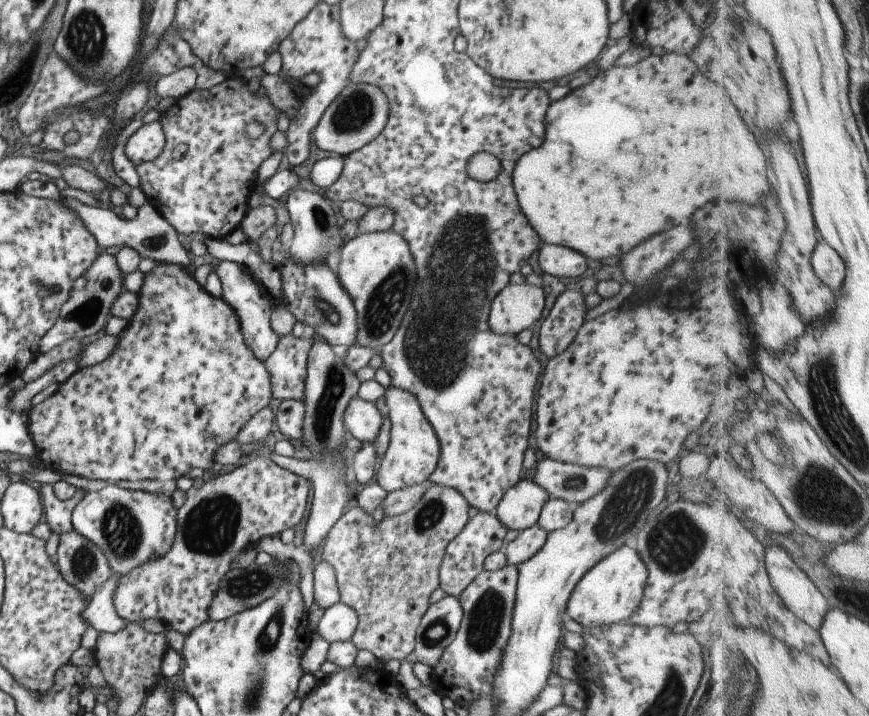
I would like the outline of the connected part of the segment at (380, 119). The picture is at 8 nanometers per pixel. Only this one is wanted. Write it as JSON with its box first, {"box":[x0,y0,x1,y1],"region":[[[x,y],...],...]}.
{"box":[311,83,388,154],"region":[[[351,83],[324,111],[311,138],[314,139],[316,147],[324,152],[350,154],[368,142],[372,142],[384,130],[388,112],[388,98],[378,86],[368,83]]]}

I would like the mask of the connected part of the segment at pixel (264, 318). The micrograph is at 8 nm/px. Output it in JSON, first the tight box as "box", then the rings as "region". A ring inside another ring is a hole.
{"box":[216,261,280,362],"region":[[[219,261],[216,265],[216,274],[219,276],[222,285],[221,299],[225,300],[235,310],[246,346],[254,352],[254,356],[260,362],[266,362],[276,350],[279,340],[278,334],[274,332],[274,328],[270,324],[270,314],[280,301],[275,300],[270,295],[264,296],[251,271],[243,266],[238,266],[238,264],[230,261]]]}

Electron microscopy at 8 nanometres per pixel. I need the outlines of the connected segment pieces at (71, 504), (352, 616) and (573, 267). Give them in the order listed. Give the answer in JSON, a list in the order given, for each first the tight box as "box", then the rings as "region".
[{"box":[37,484,88,535],"region":[[[39,484],[37,489],[40,491],[43,502],[43,521],[48,523],[51,532],[56,532],[56,534],[60,535],[72,532],[72,512],[88,490],[78,488],[76,496],[72,496],[70,500],[63,501],[56,498],[53,484]]]},{"box":[316,601,359,645],"region":[[[338,601],[323,610],[316,633],[330,645],[350,640],[356,632],[359,616],[350,606]]]},{"box":[538,244,586,278],"region":[[[544,244],[538,256],[542,272],[561,278],[576,278],[586,272],[586,258],[570,248]]]}]

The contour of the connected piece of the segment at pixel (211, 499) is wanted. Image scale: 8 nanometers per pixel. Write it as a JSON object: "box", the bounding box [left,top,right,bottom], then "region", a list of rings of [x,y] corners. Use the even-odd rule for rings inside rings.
{"box":[113,457,308,636],"region":[[[257,457],[231,472],[190,488],[186,492],[184,504],[178,509],[177,531],[170,552],[166,556],[140,564],[119,579],[113,596],[118,616],[128,622],[162,620],[170,628],[188,636],[194,628],[210,619],[208,608],[220,588],[222,578],[229,574],[234,558],[242,550],[254,547],[264,536],[278,536],[284,530],[293,529],[296,524],[300,524],[308,508],[308,486],[307,478],[278,466],[270,457]]]}

